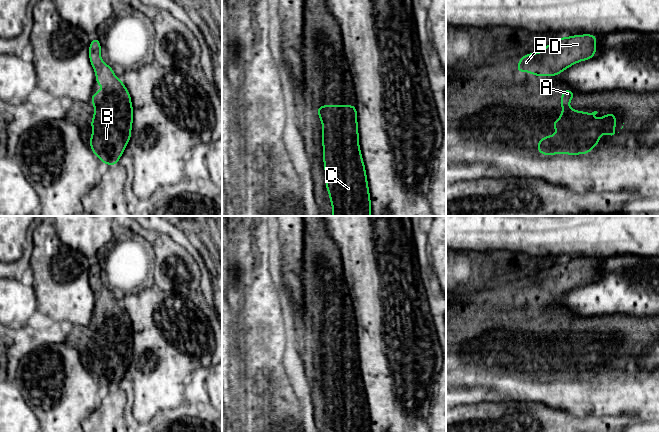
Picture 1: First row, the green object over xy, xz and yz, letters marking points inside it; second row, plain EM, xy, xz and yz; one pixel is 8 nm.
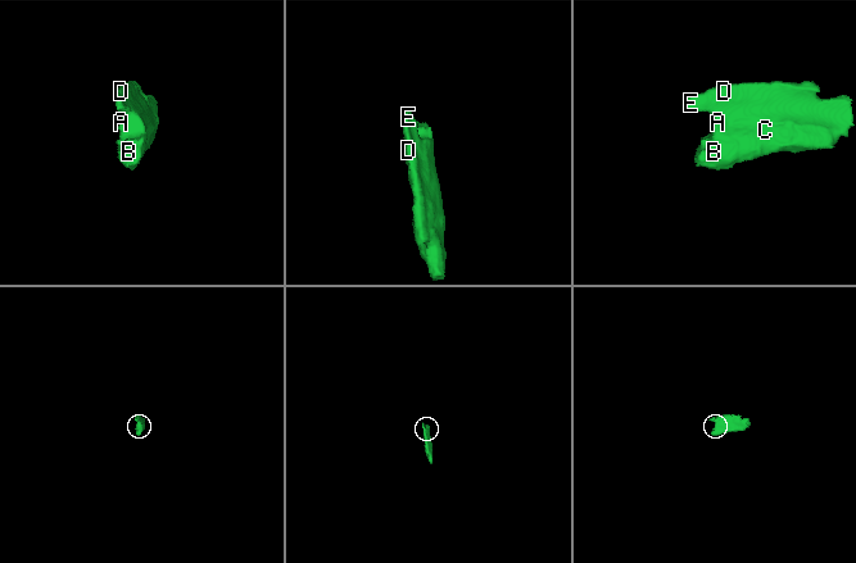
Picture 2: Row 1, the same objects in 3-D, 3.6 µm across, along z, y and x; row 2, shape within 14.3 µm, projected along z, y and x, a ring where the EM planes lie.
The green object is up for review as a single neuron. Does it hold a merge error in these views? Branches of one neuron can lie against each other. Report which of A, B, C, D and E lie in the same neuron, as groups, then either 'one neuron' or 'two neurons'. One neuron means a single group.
A B C D E | one neuron

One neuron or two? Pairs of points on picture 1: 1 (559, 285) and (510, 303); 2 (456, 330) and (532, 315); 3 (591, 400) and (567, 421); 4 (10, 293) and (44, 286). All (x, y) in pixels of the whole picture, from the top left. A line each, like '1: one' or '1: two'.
1: one
2: one
3: two
4: two

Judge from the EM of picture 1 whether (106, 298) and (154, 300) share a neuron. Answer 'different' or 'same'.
different

